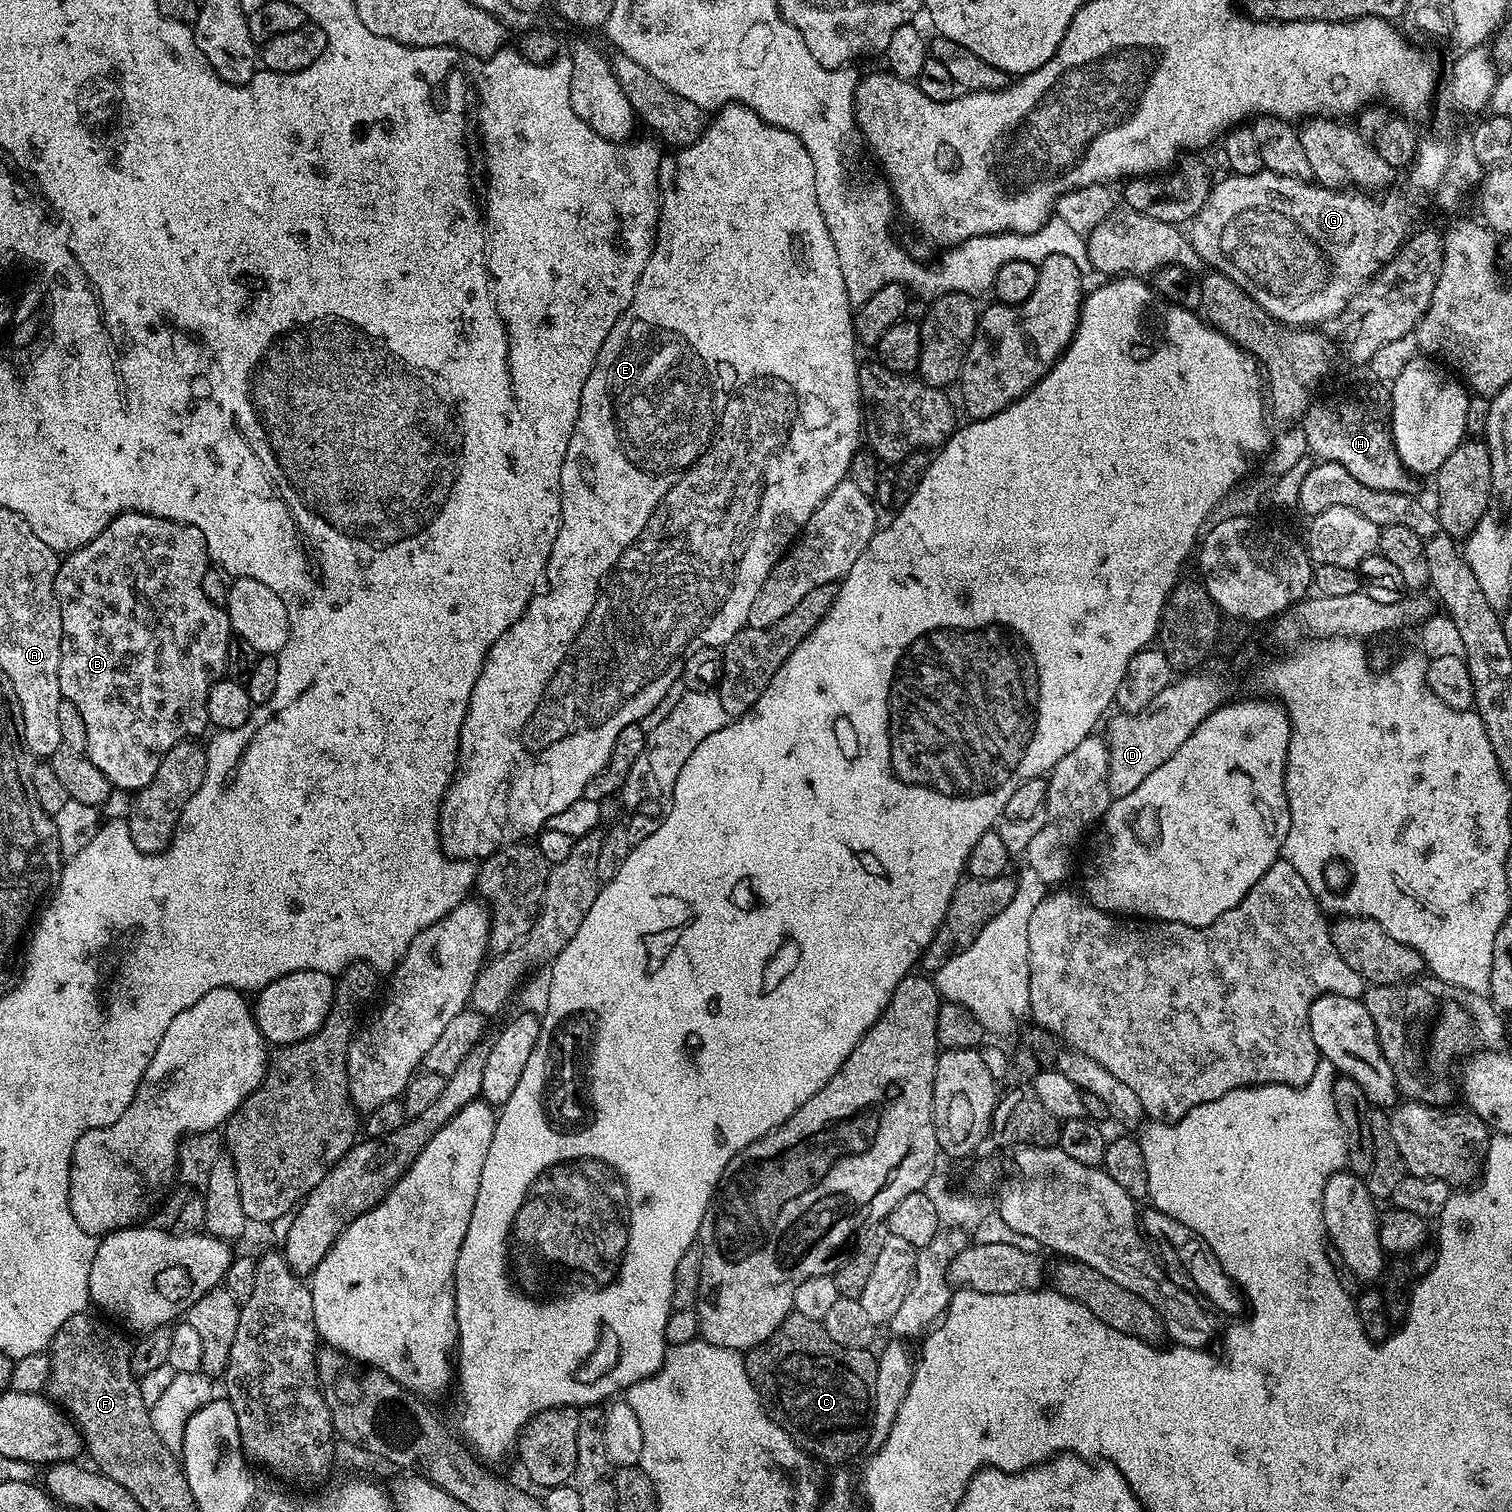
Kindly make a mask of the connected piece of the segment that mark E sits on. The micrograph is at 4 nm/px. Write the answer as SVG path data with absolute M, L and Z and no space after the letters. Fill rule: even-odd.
M727 104L727 105L726 105L726 107L725 107L725 108L721 108L721 109L719 109L719 111L717 111L717 112L716 112L716 113L715 113L715 115L713 115L713 116L712 116L712 117L711 117L711 119L709 119L709 120L708 120L708 121L707 121L707 124L706 124L706 127L705 127L705 129L704 129L704 133L702 133L702 135L700 135L700 136L699 136L699 137L698 137L698 138L697 138L697 140L695 140L695 142L694 142L694 143L693 143L693 144L685 144L685 145L683 145L683 146L680 146L680 147L677 147L677 148L676 148L676 149L675 149L675 150L672 150L672 151L669 151L669 152L672 152L672 153L670 153L670 154L669 154L669 156L668 156L668 153L667 153L667 155L665 155L665 156L664 156L664 157L663 157L663 159L661 159L661 161L660 161L660 217L659 217L659 218L658 218L658 222L657 222L657 223L656 223L656 244L655 244L655 245L654 245L654 246L653 246L653 247L652 247L652 253L651 253L651 254L650 254L650 258L649 258L649 259L648 259L648 261L647 261L647 262L646 262L646 270L642 270L642 274L641 274L641 275L640 275L640 277L639 277L639 278L638 278L638 282L637 282L637 283L636 283L636 289L635 289L635 290L634 290L634 302L630 302L630 306L629 306L629 307L628 307L628 308L627 308L627 310L625 310L625 312L623 312L623 313L622 313L622 315L620 315L620 317L619 317L619 318L618 318L618 322L614 322L614 326L613 326L613 327L612 327L612 329L611 329L611 330L610 330L610 334L606 334L606 342L602 342L602 350L598 350L598 358L597 358L597 359L596 359L596 361L595 361L595 362L594 362L594 366L593 366L593 367L592 367L592 369L591 369L591 370L590 370L590 378L586 378L586 386L582 386L582 402L581 402L581 403L580 403L580 413L579 413L579 414L578 414L578 422L577 422L577 423L576 423L576 425L575 425L575 426L574 426L574 434L570 434L570 446L566 446L566 458L565 458L565 459L564 459L564 461L563 461L563 462L562 462L562 478L561 478L561 479L560 479L560 501L561 501L561 502L562 502L562 510L561 510L561 511L560 511L560 529L559 529L559 530L558 530L558 538L554 538L554 546L553 546L553 547L552 547L552 549L551 549L551 550L550 550L550 558L549 558L549 559L548 559L548 570L547 570L547 573L546 573L546 584L547 584L547 580L548 580L548 589L546 589L546 590L545 590L545 592L544 592L544 593L542 593L542 592L543 592L543 591L541 591L541 592L540 592L540 593L539 593L539 594L536 594L536 595L533 595L533 598L532 598L532 600L531 600L531 602L529 602L529 604L528 604L528 608L527 608L527 609L526 609L526 610L525 610L525 611L524 611L524 615L523 615L523 616L520 616L520 617L519 617L519 618L518 618L518 622L514 622L514 626L510 626L510 630L506 630L506 634L502 634L502 638L498 638L498 642L494 642L494 646L490 646L490 650L489 650L489 651L488 651L488 653L487 653L487 654L486 654L486 662L485 662L485 663L484 663L484 665L483 665L483 666L482 666L482 674L478 674L478 682L474 682L474 694L470 694L470 702L469 702L469 703L468 703L468 713L467 713L467 714L466 714L466 718L465 718L465 719L464 719L464 721L463 721L463 722L462 722L462 730L461 730L461 731L460 731L460 755L459 755L459 757L458 757L458 763L457 763L457 766L456 766L456 774L455 774L455 776L453 776L453 778L452 778L452 783L451 783L451 784L449 784L449 785L448 785L448 790L447 790L447 792L445 792L445 794L444 794L444 801L442 801L442 802L441 802L441 803L440 803L440 845L442 845L442 847L444 847L444 853L445 853L445 854L446 854L446 855L448 855L448 856L452 856L452 857L454 857L454 858L455 858L455 860L473 860L473 861L476 861L476 862L483 862L483 861L485 861L485 860L487 860L487 859L488 859L488 857L489 857L489 856L491 856L491 855L492 855L492 853L493 853L493 852L498 852L498 851L500 851L500 849L501 849L501 848L503 848L503 847L504 847L504 845L505 845L505 844L511 844L511 843L513 843L513 842L520 842L520 841L523 841L523 840L524 840L524 839L525 839L525 837L528 837L528 838L532 838L532 837L535 837L535 836L536 836L536 835L537 835L537 833L539 833L539 832L540 832L540 831L541 831L541 829L543 829L543 828L544 828L544 827L545 827L545 825L547 825L547 823L548 823L548 820L549 820L549 819L550 819L550 818L554 818L554 814L559 814L559 813L560 813L560 812L561 812L561 810L566 810L566 806L570 806L570 805L571 805L571 804L573 804L573 803L574 803L574 802L578 802L578 801L579 801L579 800L582 800L582 799L584 799L584 791L585 791L585 790L586 790L586 782L590 782L590 778L594 778L594 774L598 774L598 770L602 770L602 766L606 766L606 762L607 762L607 761L608 761L608 759L609 759L609 758L610 758L610 750L614 750L614 741L616 741L616 740L617 740L617 738L618 738L618 734L622 734L622 730L626 730L626 726L630 726L630 725L631 725L631 724L640 724L640 723L641 723L641 721L643 721L643 718L644 718L644 716L645 716L645 715L646 715L646 714L650 714L650 710L654 710L654 706L658 706L658 702L662 702L662 698L666 698L666 690L670 690L670 686L674 686L674 682L675 682L675 681L676 681L676 680L678 680L678 679L681 679L681 676L682 676L682 669L683 669L683 666L684 666L684 657L685 657L685 655L686 655L686 653L687 653L687 652L688 652L688 651L689 651L689 649L691 649L691 648L692 648L692 647L693 647L693 646L696 646L696 645L700 645L700 646L707 646L707 647L710 647L710 648L720 648L720 647L721 647L721 646L723 646L723 645L726 645L726 644L728 644L728 643L729 643L729 642L730 642L730 638L734 638L734 634L738 634L738 633L739 633L739 632L741 632L741 630L743 630L743 629L744 629L744 627L745 627L745 626L746 626L746 625L747 625L747 623L748 623L748 615L749 615L749 614L750 614L750 606L751 606L751 604L753 604L753 602L754 602L754 598L758 598L758 594L759 594L759 593L760 593L760 591L761 591L761 590L762 590L762 586L763 586L763 585L764 585L764 583L765 583L765 582L766 582L766 578L767 578L767 577L768 577L768 575L769 575L769 574L770 574L770 570L771 570L771 569L772 569L772 567L774 567L774 565L775 565L775 564L776 564L776 561L777 561L777 560L779 560L779 559L780 559L780 557L781 557L781 556L783 556L783 555L785 555L785 553L787 553L787 552L788 552L788 551L789 551L789 549L791 549L791 547L792 547L792 545L793 545L793 543L794 543L794 541L795 541L795 539L796 539L796 537L797 537L797 536L799 536L799 535L800 535L800 533L801 533L801 532L803 532L803 531L804 531L804 527L805 527L805 526L806 526L806 522L807 522L807 521L808 521L808 519L809 519L809 518L810 518L810 514L814 514L814 510L818 510L818 506L822 506L822 502L823 502L823 501L824 501L824 499L826 499L826 498L827 498L827 497L828 497L828 495L829 495L829 494L830 494L830 490L834 490L834 486L838 486L838 482L842 482L842 481L843 481L843 480L845 480L845 479L846 479L846 477L847 477L847 475L848 475L848 467L849 467L849 466L850 466L850 462L851 462L851 461L852 461L852 456L853 456L853 455L854 455L854 453L856 453L856 452L857 452L857 451L858 451L858 449L859 449L859 448L860 448L860 447L861 447L861 444L862 444L862 405L861 405L861 403L860 403L860 387L859 387L859 386L858 386L858 374L859 374L859 373L860 373L860 370L859 370L859 367L858 367L858 359L857 359L857 360L856 360L856 348L857 348L857 349L858 349L858 341L857 341L857 338L856 338L856 325L855 325L855 323L854 323L854 306L853 306L853 304L852 304L852 303L851 303L851 302L850 302L850 298L849 298L849 297L848 297L848 295L847 295L847 294L846 294L846 282L842 282L842 266L838 266L838 250L834 250L834 238L830 238L830 230L826 230L826 222L825 222L825 221L824 221L824 219L823 219L823 218L822 218L822 214L821 214L821 213L820 213L820 207L819 207L819 206L818 206L818 194L817 194L817 193L816 193L816 191L815 191L815 190L814 190L814 162L810 162L810 154L806 154L806 146L802 146L802 142L801 142L801 141L800 141L800 140L799 140L799 138L797 138L797 136L795 136L795 135L794 135L794 134L790 134L790 130L786 130L786 129L785 129L785 128L779 128L779 127L778 127L778 126L774 126L774 125L773 125L773 124L771 124L771 123L770 123L770 122L766 122L766 121L765 121L765 120L763 120L763 118L761 118L761 117L760 117L760 116L759 116L759 115L758 115L758 114L757 114L757 112L755 112L755 111L754 111L754 110L750 110L750 109L749 109L749 108L748 108L748 107L746 107L746 105L744 105L744 104Z

